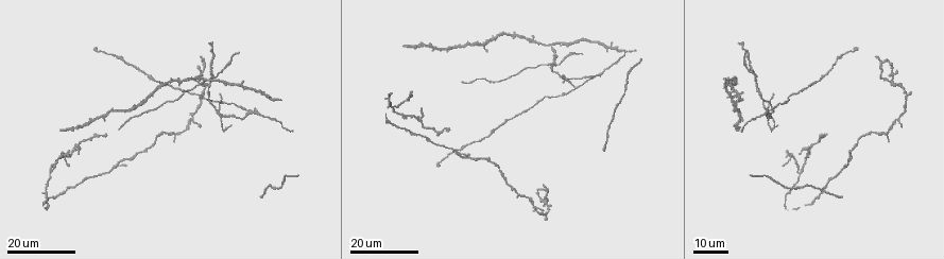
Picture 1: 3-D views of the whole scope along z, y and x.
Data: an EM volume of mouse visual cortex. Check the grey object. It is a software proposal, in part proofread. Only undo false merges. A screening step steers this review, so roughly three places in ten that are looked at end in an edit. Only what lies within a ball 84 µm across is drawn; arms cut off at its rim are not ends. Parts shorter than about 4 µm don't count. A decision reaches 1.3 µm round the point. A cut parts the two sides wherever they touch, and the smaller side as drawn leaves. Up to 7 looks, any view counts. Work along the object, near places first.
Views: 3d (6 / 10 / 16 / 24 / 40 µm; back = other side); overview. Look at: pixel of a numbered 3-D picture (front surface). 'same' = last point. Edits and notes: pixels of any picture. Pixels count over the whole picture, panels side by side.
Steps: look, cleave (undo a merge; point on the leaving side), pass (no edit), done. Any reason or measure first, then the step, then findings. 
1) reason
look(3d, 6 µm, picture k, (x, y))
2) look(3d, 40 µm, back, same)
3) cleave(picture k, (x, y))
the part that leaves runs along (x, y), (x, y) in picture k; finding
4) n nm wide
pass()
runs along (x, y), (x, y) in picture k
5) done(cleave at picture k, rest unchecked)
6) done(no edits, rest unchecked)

side arm on a straight run
look(3d, 24 µm, picture 1, (218, 116))

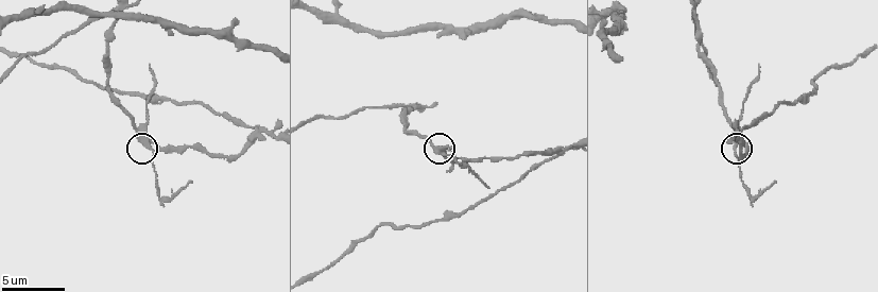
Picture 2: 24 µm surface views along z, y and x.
look(3d, 6 µm, picture 2, (443, 150))

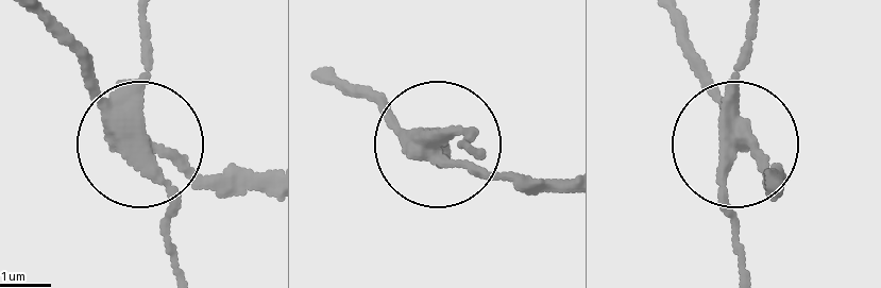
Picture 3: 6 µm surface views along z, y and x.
3 arms
cleave(picture 3, (142, 62))
two neurons meet here

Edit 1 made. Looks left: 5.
look(overview)

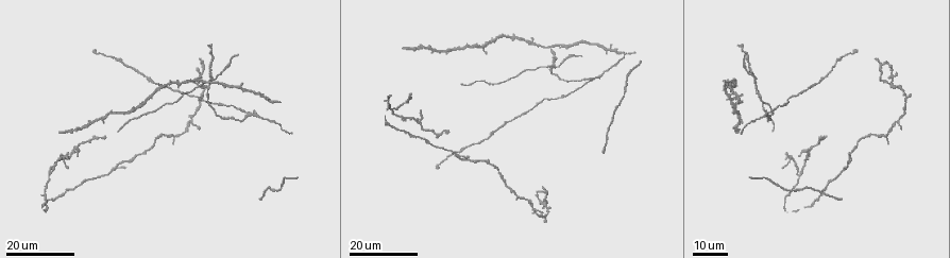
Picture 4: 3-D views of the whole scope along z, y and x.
three arms meet
look(3d, 24 µm, picture 4, (250, 111))

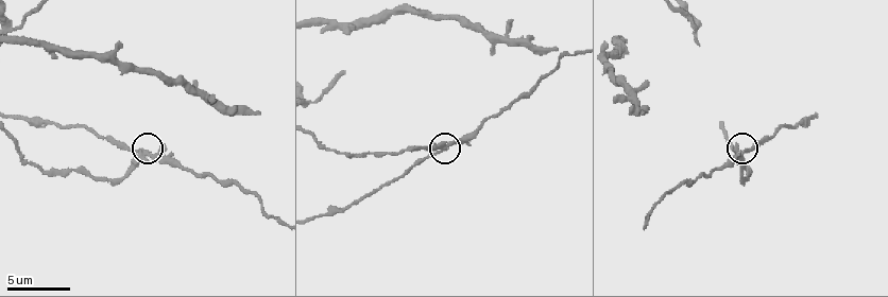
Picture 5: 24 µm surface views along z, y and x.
look(3d, 10 µm, picture 5, (741, 154))

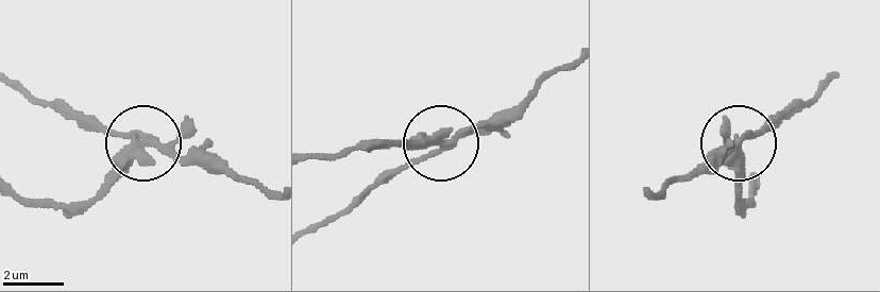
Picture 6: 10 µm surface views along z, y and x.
3 arms
cleave(picture 6, (189, 149))
the part that leaves runs along (443, 147), (386, 171), (348, 207), (309, 227) in picture 6; two neurons meet here

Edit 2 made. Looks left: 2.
done(cleave at picture 3, cleave at picture 6, rest unchecked)

